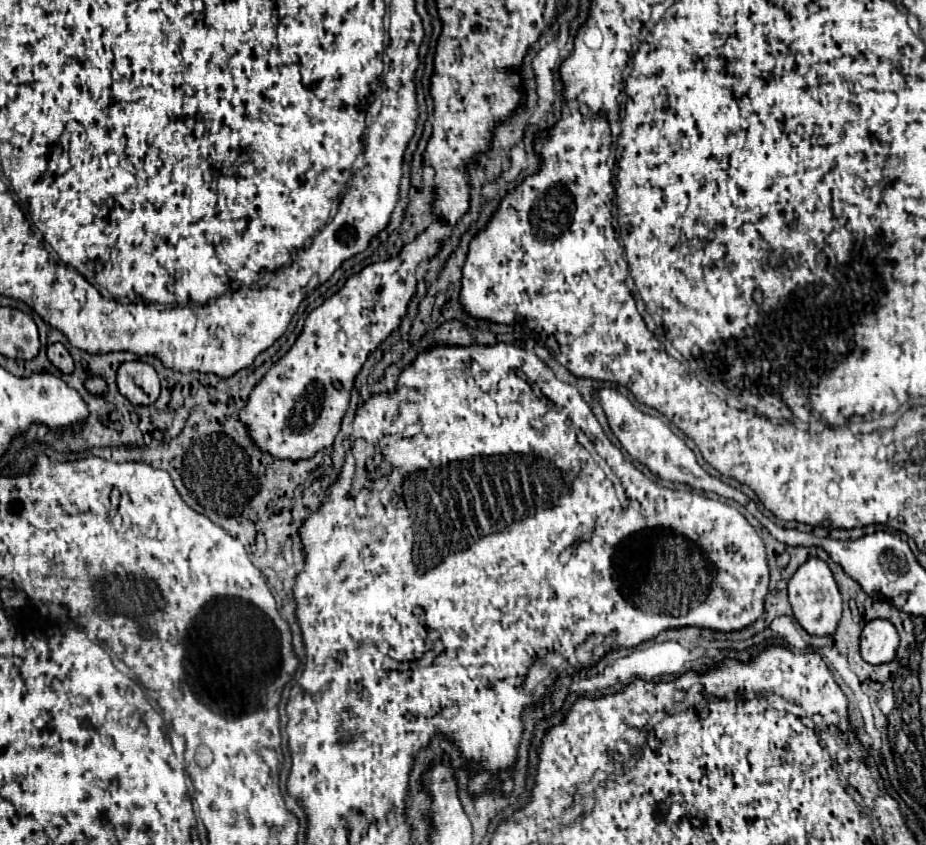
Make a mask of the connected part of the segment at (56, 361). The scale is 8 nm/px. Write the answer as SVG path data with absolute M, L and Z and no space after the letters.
M53 343L47 347L47 357L51 361L53 367L57 367L61 373L71 373L73 371L73 359L69 355L69 351L61 345L61 343Z

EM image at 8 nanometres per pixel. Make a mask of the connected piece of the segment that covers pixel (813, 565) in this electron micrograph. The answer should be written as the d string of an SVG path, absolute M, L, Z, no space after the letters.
M811 557L791 577L791 581L789 581L789 603L793 607L795 621L809 635L823 637L823 635L833 635L835 633L835 629L839 625L839 619L841 619L841 595L839 595L837 583L833 579L833 573L829 571L829 567L821 559Z

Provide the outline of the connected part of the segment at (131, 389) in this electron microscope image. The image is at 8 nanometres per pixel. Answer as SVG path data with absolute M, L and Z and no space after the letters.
M143 361L123 363L117 371L117 385L133 405L153 405L159 397L157 373Z

